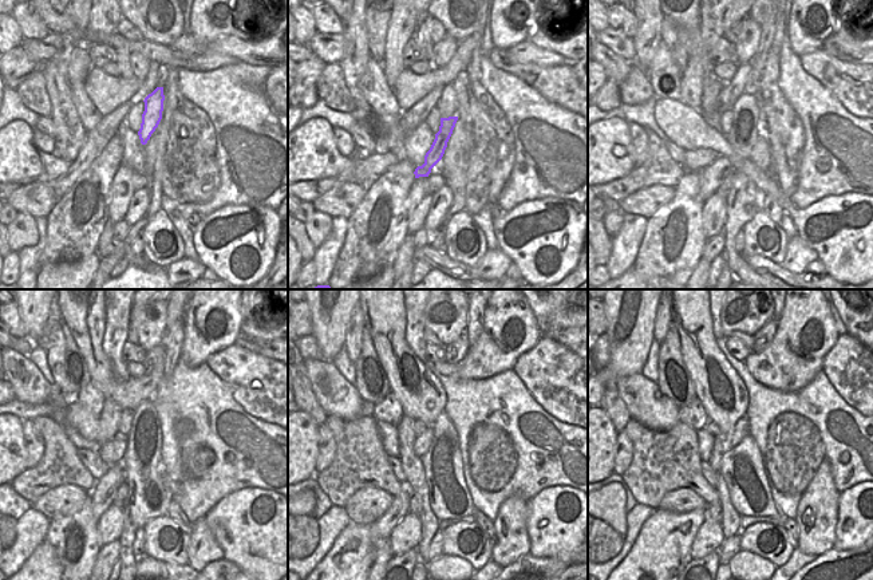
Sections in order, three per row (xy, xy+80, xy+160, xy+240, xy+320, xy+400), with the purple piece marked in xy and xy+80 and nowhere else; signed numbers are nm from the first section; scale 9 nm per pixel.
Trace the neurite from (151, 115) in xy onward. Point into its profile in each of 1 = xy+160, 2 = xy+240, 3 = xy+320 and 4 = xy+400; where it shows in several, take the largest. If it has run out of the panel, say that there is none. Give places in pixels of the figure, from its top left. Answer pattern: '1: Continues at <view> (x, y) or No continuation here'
1: Continues at xy+160 (712, 176)
2: Continues at xy+240 (103, 493)
3: Continues at xy+320 (348, 561)
4: Continues at xy+400 (662, 551).

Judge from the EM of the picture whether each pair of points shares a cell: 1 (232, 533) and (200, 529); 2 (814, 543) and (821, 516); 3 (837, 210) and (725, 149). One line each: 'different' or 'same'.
1: different
2: same
3: same

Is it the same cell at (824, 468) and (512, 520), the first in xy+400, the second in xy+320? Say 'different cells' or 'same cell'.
same cell

